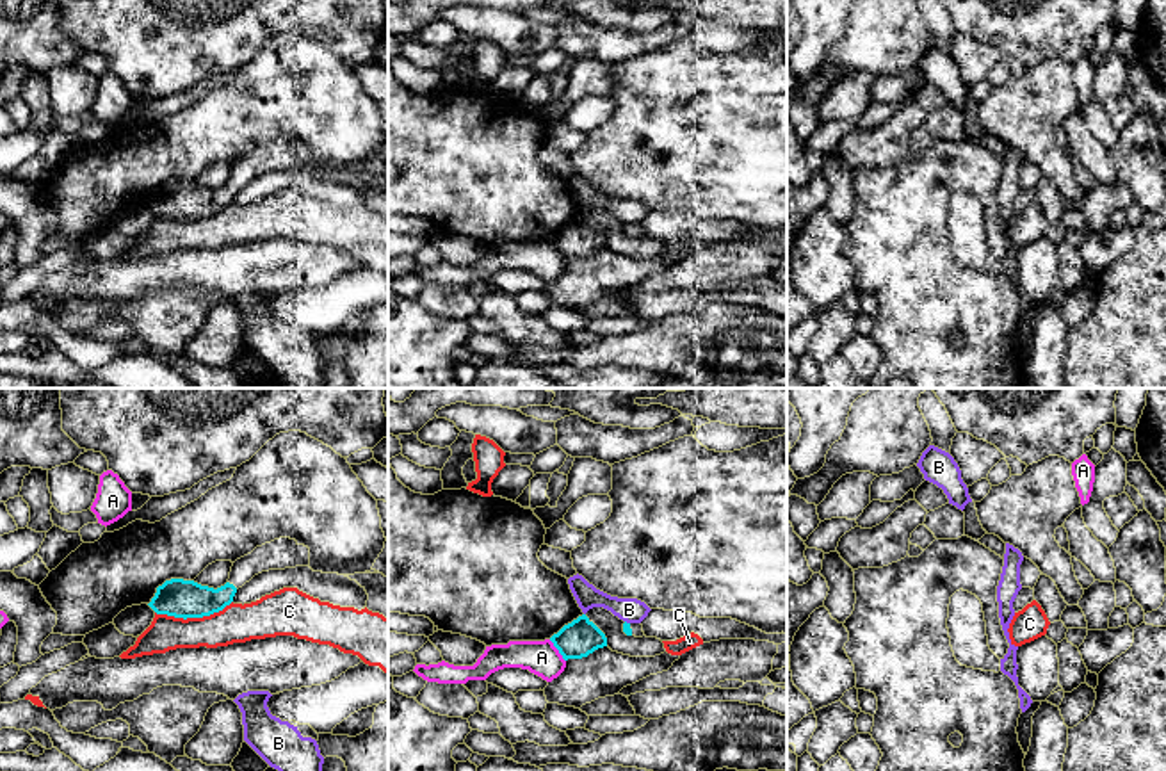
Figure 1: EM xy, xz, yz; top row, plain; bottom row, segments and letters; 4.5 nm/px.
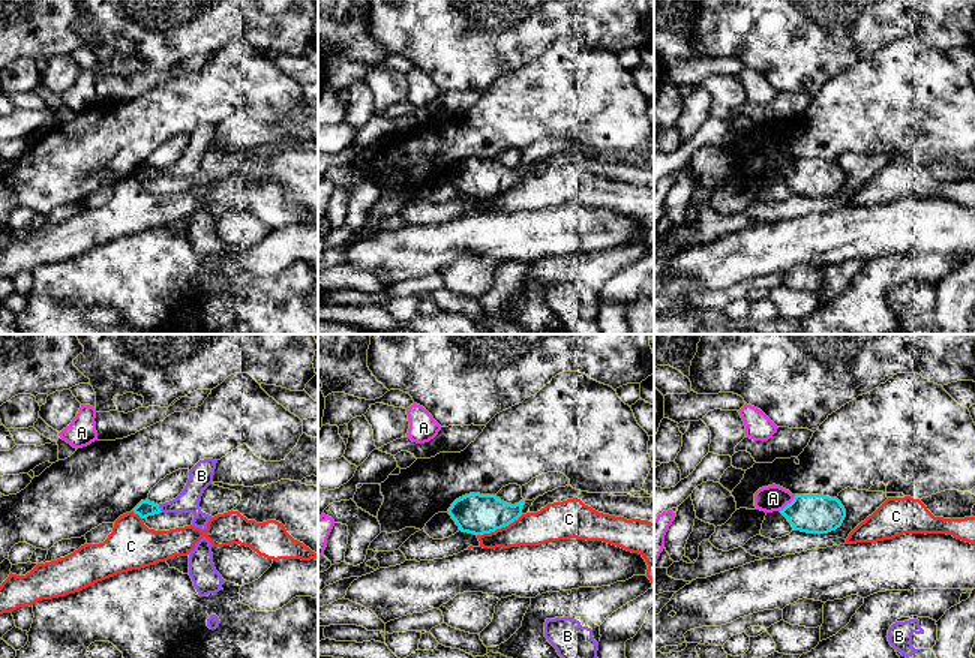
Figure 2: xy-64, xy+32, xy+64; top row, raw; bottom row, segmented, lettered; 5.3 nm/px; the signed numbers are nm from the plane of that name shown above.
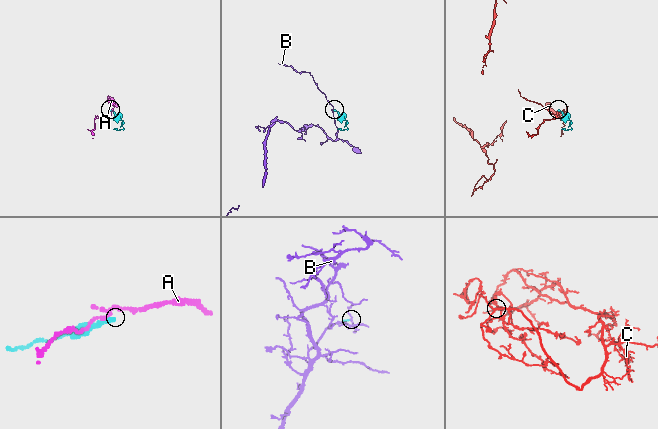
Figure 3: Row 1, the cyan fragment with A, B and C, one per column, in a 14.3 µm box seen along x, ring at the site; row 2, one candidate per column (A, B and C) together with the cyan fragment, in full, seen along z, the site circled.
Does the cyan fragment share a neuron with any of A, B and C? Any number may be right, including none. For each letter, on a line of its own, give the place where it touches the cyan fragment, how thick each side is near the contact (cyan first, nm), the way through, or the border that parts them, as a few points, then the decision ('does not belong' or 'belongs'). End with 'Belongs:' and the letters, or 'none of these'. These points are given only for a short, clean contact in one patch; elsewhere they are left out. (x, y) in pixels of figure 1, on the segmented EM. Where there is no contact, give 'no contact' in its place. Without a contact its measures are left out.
A: meets cyan in xz at (558, 649); 170 nm thick on the cyan side, 160 nm on the other; border along xz (549, 640), (565, 661); does not belong
B: meets cyan in xz at (625, 622); 40 nm thick on the cyan side, 110 nm on the other; border along xz (625, 620), (629, 624); does not belong
C: meets cyan in xy at (193, 616); 180 nm thick on the cyan side, 180 nm on the other; border along xy (232, 600), (221, 609), (202, 616), (175, 618), (155, 613); does not belong
Belongs: none of these

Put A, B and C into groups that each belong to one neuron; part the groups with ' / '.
A / B / C

